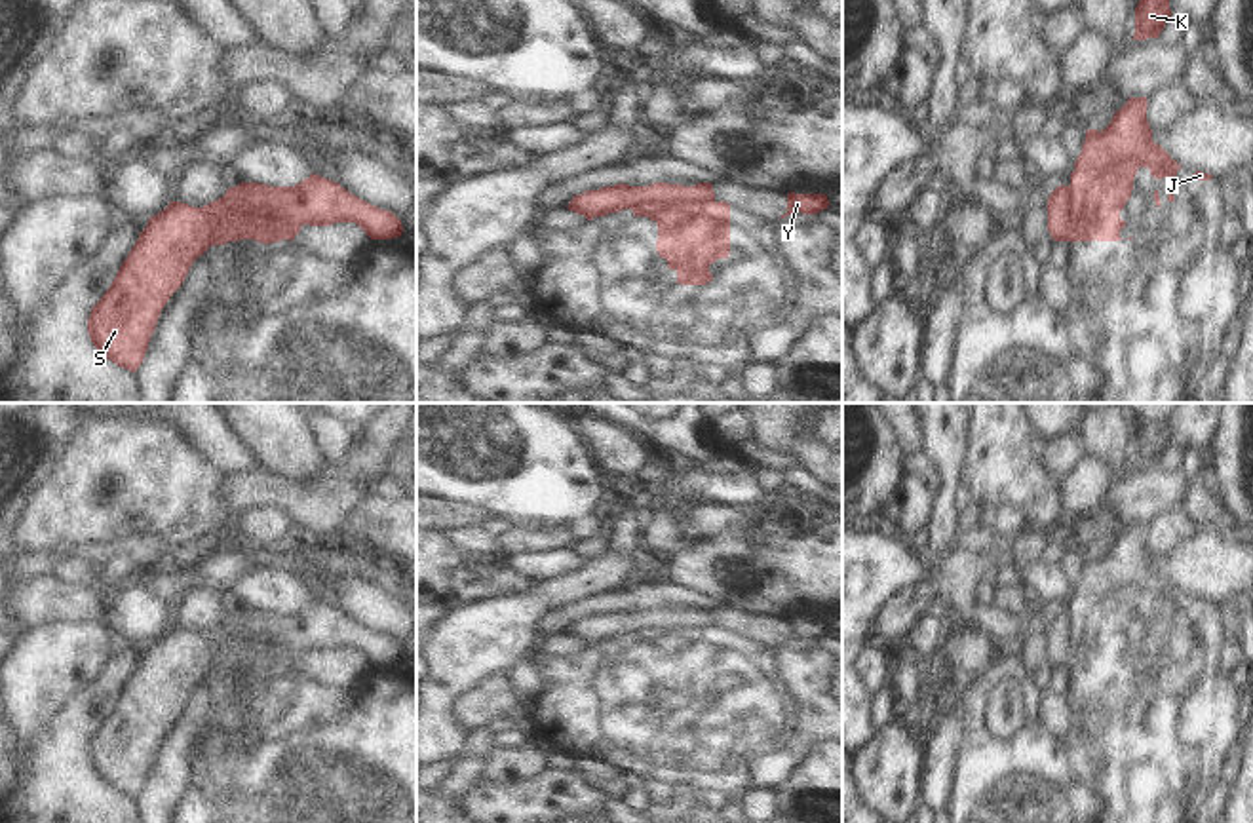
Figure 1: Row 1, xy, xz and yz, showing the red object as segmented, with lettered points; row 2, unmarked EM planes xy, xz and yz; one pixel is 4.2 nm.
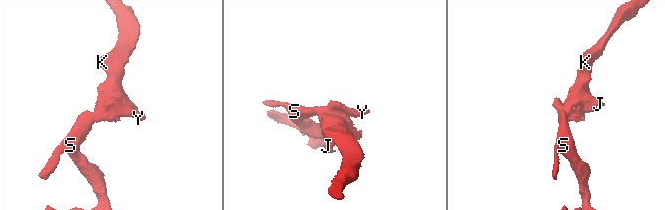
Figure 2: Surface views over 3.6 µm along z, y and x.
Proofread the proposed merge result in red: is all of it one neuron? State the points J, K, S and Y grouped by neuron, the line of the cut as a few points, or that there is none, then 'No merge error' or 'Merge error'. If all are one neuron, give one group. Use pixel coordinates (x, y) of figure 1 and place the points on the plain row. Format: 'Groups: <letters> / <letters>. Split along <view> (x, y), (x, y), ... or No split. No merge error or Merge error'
Groups: J K / S Y. Split along xz (713, 624), (683, 630), (647, 630), (634, 637). Merge error.

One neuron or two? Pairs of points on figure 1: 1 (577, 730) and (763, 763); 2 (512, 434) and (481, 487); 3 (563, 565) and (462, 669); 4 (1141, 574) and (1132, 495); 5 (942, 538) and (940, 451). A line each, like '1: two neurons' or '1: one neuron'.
1: two neurons
2: one neuron
3: two neurons
4: two neurons
5: one neuron

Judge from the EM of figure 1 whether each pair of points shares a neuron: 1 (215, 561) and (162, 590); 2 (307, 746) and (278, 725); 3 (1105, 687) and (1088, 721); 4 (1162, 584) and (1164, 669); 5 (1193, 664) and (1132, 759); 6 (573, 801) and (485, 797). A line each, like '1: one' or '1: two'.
1: one
2: two
3: one
4: one
5: one
6: one

